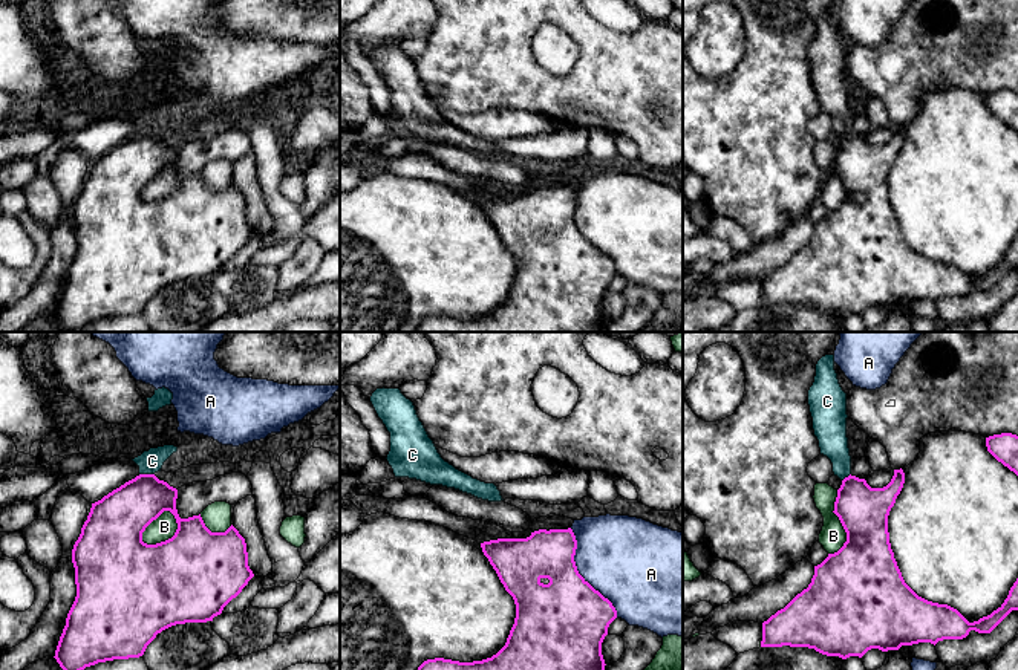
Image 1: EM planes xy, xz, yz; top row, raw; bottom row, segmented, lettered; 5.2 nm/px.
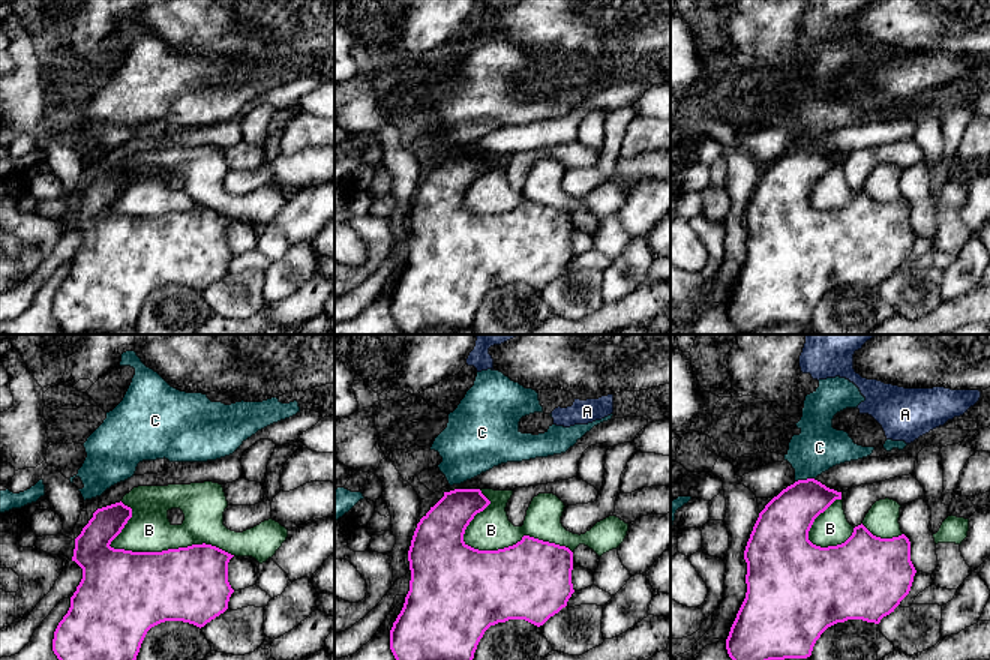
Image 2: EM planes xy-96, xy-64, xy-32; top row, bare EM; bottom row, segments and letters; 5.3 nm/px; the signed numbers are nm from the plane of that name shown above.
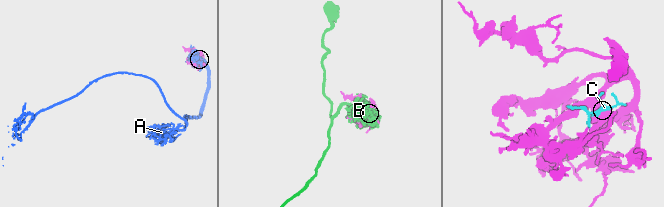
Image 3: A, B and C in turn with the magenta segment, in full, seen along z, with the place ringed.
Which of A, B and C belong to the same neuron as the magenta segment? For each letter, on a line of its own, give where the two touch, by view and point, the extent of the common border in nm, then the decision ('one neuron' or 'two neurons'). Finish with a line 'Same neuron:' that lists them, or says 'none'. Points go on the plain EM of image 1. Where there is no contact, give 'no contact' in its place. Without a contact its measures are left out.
A: xz (579, 231) | 550 nm | two neurons
B: xy (153, 176) | 220 nm | two neurons
C: xy (147, 132) | 80 nm | two neurons
Same neuron: none

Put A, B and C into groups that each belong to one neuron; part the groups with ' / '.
A / B / C

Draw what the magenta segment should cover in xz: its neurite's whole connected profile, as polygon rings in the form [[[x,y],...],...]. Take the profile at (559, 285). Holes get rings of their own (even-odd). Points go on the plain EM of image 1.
[[[539,187],[527,196],[498,196],[481,205],[516,262],[505,303],[482,318],[427,317],[415,332],[603,332],[602,300],[617,268],[579,231],[573,187]]]

